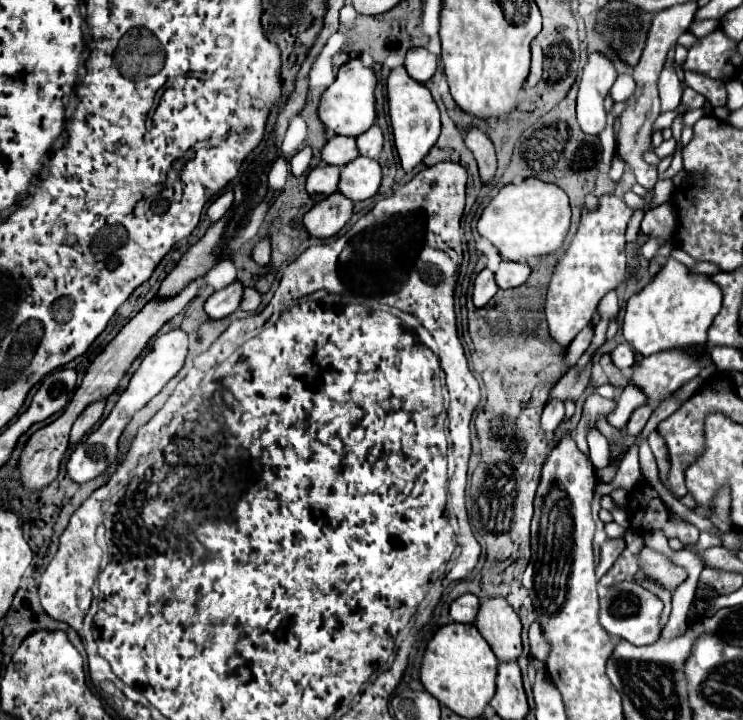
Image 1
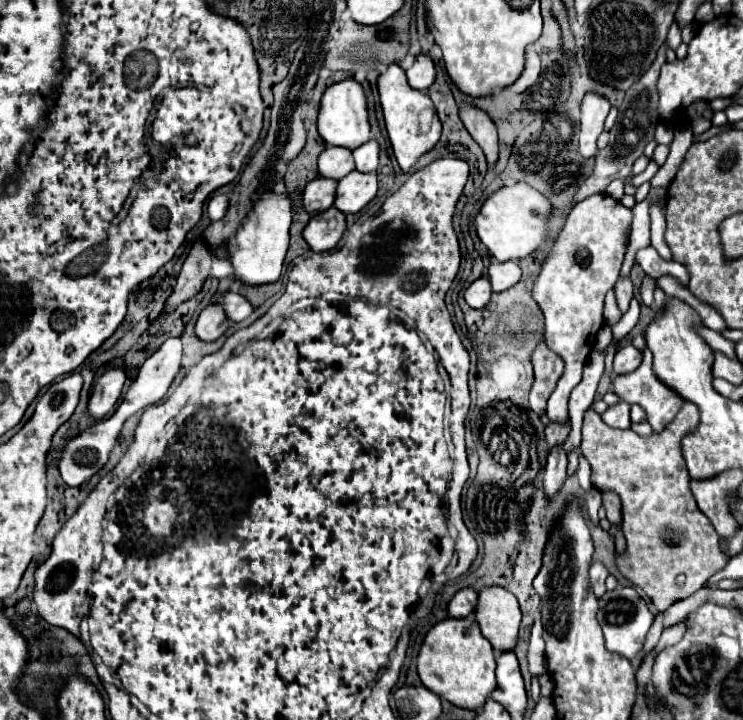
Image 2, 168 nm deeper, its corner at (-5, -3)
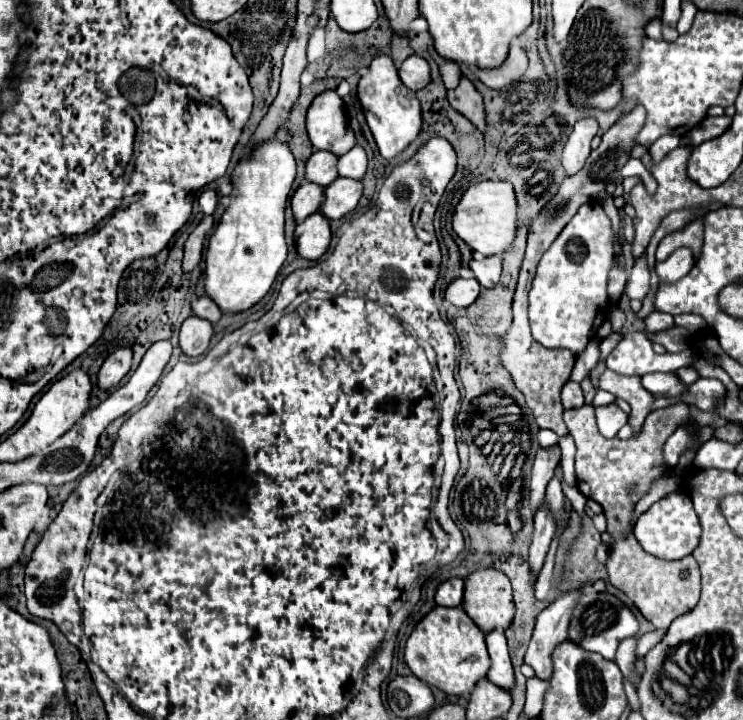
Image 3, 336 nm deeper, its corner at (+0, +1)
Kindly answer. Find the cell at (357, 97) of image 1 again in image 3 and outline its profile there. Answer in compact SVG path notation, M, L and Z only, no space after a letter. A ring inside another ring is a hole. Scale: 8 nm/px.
M335 91L317 95L307 111L307 135L311 145L333 155L343 155L355 147L355 135L347 125L343 101Z

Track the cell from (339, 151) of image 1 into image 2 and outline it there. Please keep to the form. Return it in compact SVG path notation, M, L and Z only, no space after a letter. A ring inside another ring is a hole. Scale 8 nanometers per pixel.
M328 145L318 157L318 171L322 177L328 179L342 179L348 175L356 165L352 163L352 151L346 147L332 147Z

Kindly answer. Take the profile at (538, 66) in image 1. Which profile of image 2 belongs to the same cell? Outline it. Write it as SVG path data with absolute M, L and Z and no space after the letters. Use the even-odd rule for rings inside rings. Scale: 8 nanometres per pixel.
M530 47L528 53L526 53L524 73L520 75L520 79L518 79L514 85L510 85L510 89L516 91L516 93L522 93L522 91L530 89L530 87L538 81L538 77L540 77L540 57L538 57L538 53Z

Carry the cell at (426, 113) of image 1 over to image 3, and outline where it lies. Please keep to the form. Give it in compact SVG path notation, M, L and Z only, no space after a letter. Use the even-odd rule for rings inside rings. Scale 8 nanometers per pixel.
M377 55L371 61L369 71L361 77L361 81L357 85L357 95L359 95L359 103L363 107L363 113L365 113L365 121L373 133L373 139L377 143L381 157L393 159L419 135L421 123L423 123L421 105L411 95L411 91L407 87L403 87L401 79L397 75L397 69L393 65L393 59L389 55Z

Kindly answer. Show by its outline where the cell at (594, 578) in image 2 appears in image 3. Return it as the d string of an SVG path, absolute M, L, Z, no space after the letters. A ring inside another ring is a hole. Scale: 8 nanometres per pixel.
M583 589L565 593L537 617L537 625L535 625L527 655L525 655L525 663L533 667L537 679L543 679L543 681L551 679L553 675L551 655L555 647L567 639L567 627L573 613L573 605L581 591Z

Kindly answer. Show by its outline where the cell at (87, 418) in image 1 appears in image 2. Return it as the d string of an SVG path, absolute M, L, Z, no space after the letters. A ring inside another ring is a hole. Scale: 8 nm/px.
M110 369L106 375L100 377L88 401L88 413L92 419L104 419L114 409L122 393L124 381L126 381L124 369Z

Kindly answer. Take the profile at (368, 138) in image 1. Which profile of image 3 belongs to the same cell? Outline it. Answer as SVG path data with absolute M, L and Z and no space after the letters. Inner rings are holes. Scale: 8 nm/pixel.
M355 145L351 151L347 151L345 155L341 155L337 159L339 177L349 177L349 179L361 181L365 171L367 171L367 155L365 155L363 147L359 147L359 145Z

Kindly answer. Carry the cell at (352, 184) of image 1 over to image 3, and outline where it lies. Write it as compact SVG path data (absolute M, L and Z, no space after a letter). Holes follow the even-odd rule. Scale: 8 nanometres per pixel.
M335 179L327 189L325 189L325 201L321 205L321 215L325 215L329 221L341 219L349 211L353 211L361 199L363 193L363 183L355 179Z

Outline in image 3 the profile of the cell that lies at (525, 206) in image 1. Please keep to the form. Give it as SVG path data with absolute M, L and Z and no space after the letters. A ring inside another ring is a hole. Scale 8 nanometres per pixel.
M481 181L471 185L459 199L453 219L453 231L473 251L481 255L501 255L513 241L517 229L517 201L511 183L505 181Z

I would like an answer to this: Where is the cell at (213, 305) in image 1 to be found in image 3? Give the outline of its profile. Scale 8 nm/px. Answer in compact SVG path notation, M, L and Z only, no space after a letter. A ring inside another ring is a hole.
M193 315L185 319L185 323L181 325L179 347L189 357L201 357L207 351L211 337L213 337L213 325Z

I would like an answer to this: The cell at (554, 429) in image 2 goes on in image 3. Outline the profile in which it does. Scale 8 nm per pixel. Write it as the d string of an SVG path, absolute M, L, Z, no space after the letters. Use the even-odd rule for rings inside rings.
M553 447L549 451L537 451L535 459L533 459L533 469L531 469L531 481L529 481L529 501L531 501L531 511L535 515L535 511L543 505L545 499L545 487L551 481L557 461L561 457L561 449Z

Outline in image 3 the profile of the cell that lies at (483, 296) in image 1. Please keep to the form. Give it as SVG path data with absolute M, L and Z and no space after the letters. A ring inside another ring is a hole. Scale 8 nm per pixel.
M453 279L447 289L443 291L445 301L449 301L455 307L469 307L477 297L479 297L479 283L475 279Z

